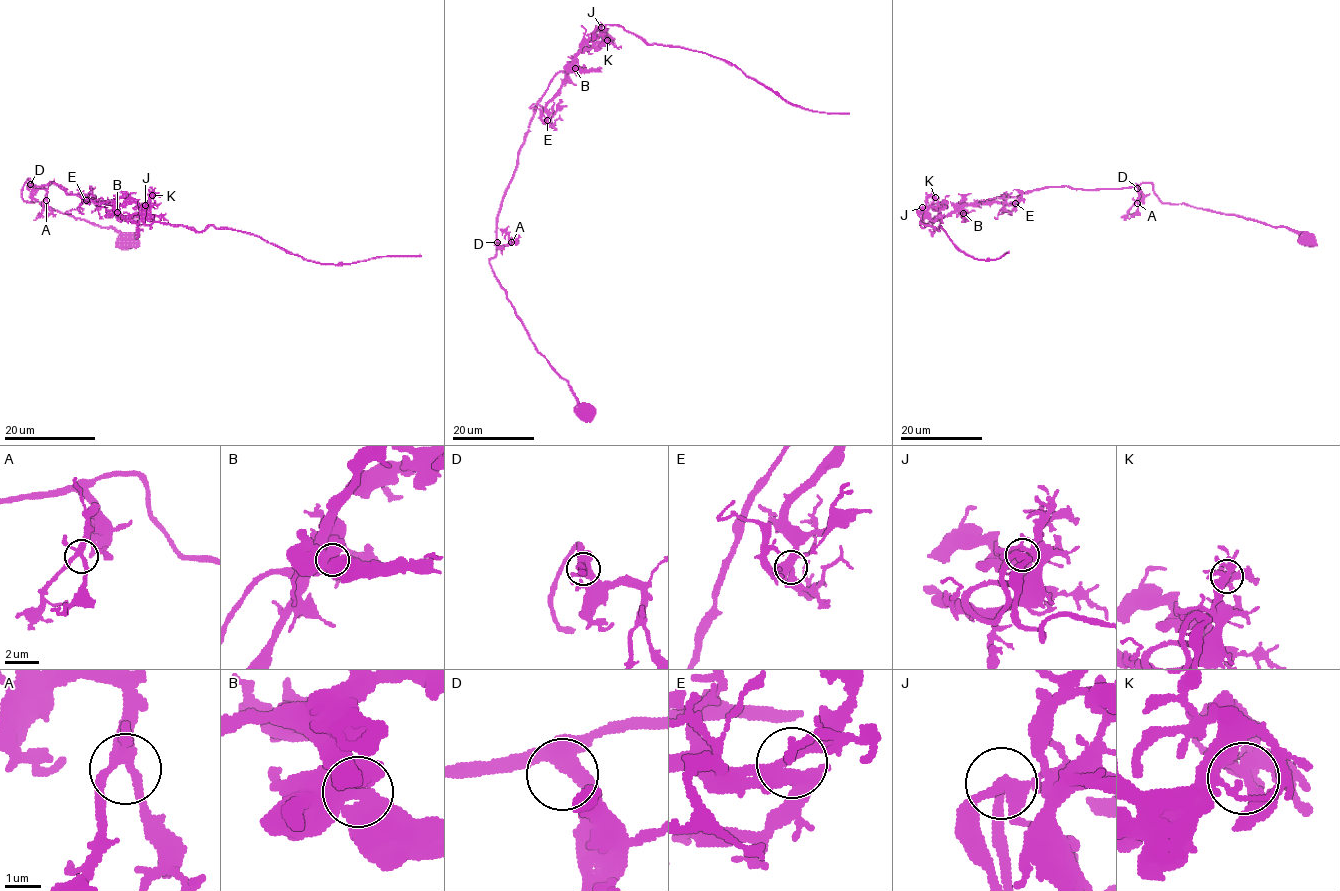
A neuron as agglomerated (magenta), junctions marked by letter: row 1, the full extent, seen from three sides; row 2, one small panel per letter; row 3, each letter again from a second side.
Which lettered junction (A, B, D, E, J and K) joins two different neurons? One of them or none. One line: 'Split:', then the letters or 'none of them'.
Split: none of them

